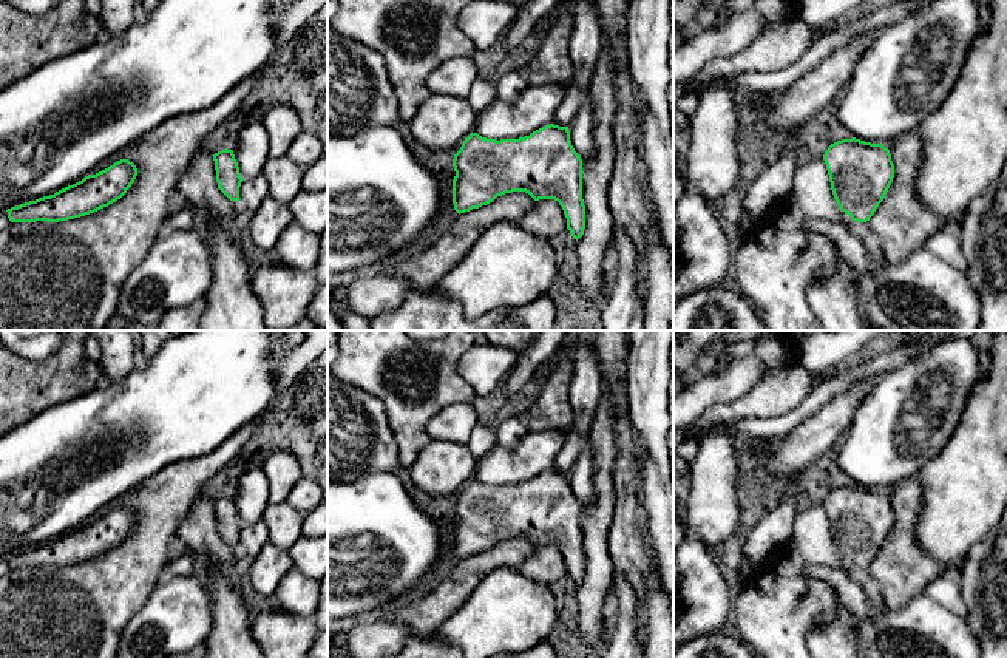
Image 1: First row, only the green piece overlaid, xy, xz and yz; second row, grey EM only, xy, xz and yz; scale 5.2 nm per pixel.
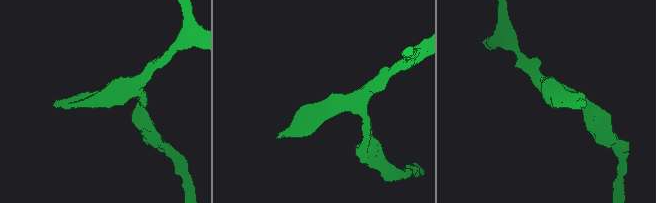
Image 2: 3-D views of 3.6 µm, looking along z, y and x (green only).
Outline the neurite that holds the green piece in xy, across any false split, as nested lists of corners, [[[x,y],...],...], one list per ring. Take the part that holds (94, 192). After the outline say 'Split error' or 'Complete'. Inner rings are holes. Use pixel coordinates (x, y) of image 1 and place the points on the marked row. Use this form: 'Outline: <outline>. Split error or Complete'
Outline: [[[120,159],[54,195],[8,209],[8,218],[11,222],[59,222],[80,218],[120,199],[136,176],[136,165],[128,159]]]. Complete

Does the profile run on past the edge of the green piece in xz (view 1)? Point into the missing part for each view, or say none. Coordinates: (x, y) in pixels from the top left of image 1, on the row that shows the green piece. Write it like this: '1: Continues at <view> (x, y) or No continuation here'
1: No continuation here

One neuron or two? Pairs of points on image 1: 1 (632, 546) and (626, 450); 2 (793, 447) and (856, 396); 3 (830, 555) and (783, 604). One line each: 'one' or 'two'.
1: one
2: one
3: one

